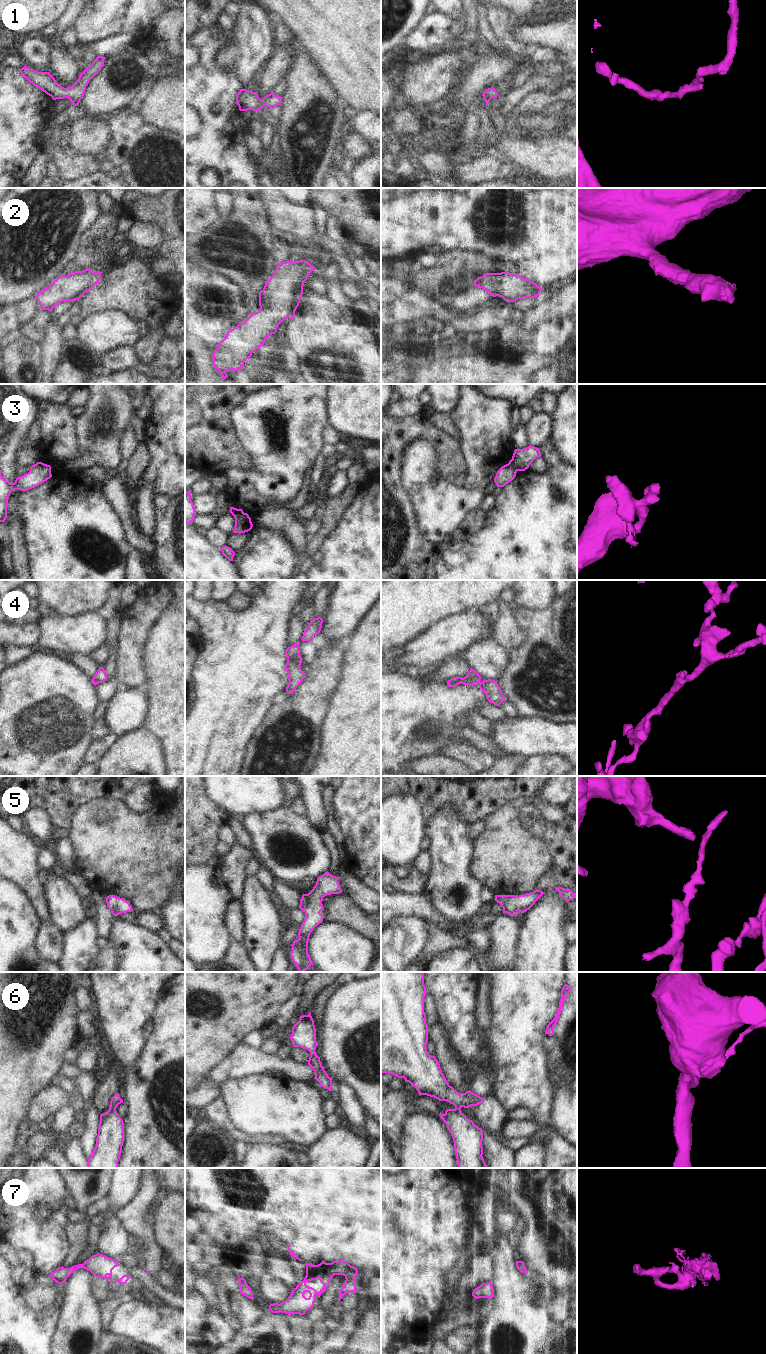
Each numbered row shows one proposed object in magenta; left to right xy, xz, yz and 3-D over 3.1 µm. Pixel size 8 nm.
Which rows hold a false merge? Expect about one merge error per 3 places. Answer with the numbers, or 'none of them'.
3

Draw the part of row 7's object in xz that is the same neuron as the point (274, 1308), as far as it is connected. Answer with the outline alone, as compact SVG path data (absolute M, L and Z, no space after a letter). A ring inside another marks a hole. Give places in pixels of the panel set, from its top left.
M337 1260L331 1263L322 1261L318 1265L312 1263L306 1264L306 1276L291 1292L290 1296L283 1302L269 1305L272 1313L285 1313L288 1315L304 1315L308 1310L314 1307L316 1296L326 1291L330 1280L334 1275L343 1275L345 1283L342 1286L338 1301L349 1292L356 1293L356 1275L358 1270L344 1260ZM319 1279L323 1288L317 1292L314 1288L306 1285L308 1281Z

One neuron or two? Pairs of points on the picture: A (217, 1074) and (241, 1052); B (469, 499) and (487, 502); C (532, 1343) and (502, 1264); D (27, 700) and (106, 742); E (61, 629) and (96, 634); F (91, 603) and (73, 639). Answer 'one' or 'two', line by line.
A: one
B: two
C: one
D: two
E: one
F: two

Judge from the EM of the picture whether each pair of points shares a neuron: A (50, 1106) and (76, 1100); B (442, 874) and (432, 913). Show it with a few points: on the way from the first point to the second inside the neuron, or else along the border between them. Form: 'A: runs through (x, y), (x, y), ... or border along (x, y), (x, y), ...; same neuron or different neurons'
A: border along (55, 1083), (68, 1092), (71, 1105); different neurons
B: border along (422, 892), (425, 898), (447, 920), (446, 927); different neurons

